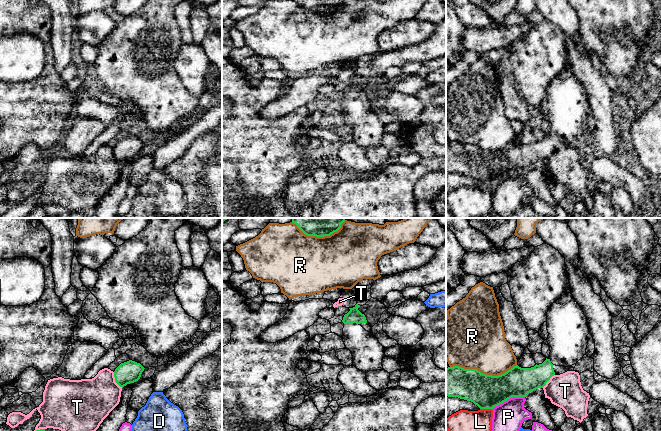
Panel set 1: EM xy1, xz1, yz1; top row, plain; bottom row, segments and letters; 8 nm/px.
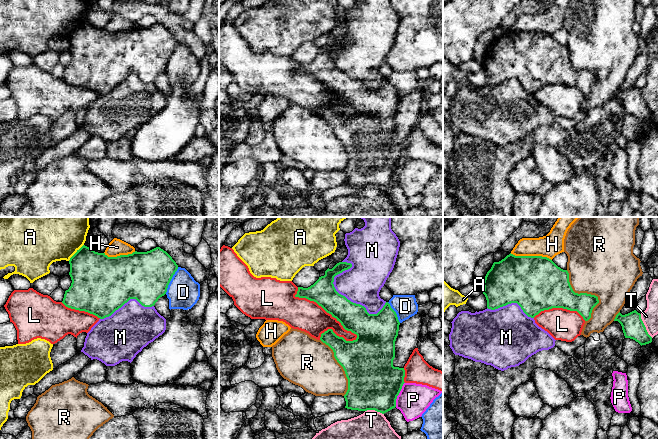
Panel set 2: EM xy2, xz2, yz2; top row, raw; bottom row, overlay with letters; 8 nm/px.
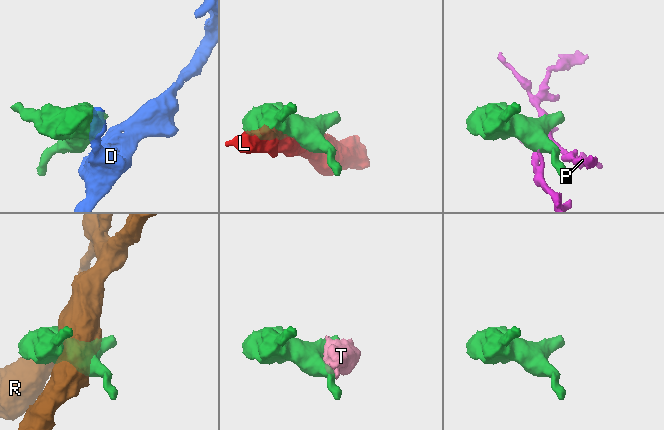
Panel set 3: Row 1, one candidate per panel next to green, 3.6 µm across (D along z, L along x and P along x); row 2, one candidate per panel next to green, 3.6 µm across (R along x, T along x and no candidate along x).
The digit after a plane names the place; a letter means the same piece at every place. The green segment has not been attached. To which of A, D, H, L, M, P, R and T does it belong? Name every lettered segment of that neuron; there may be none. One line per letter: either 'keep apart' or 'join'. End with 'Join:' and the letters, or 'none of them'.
A: keep apart
D: keep apart
H: keep apart
L: keep apart
M: keep apart
P: keep apart
R: keep apart
T: keep apart
Join: none of them

